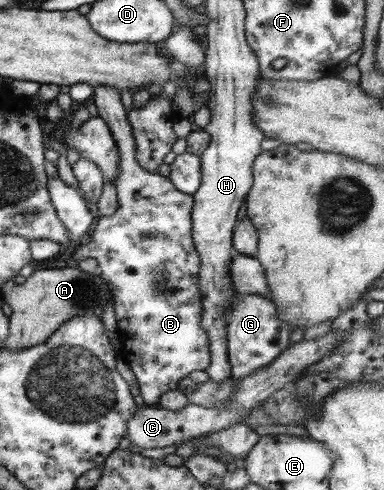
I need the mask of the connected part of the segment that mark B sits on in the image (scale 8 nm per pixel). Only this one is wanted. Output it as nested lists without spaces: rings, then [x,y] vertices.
[[[96,85],[90,103],[96,105],[98,117],[107,122],[119,150],[119,174],[115,180],[118,210],[110,217],[98,218],[90,242],[70,250],[69,255],[77,263],[85,258],[96,258],[102,272],[100,276],[107,282],[115,302],[117,334],[121,342],[118,355],[134,372],[145,406],[154,406],[162,394],[177,389],[180,379],[195,370],[207,370],[211,363],[209,336],[200,322],[203,315],[199,287],[201,260],[195,249],[190,216],[194,198],[178,190],[168,177],[148,172],[136,162],[136,143],[119,92],[108,85]]]

